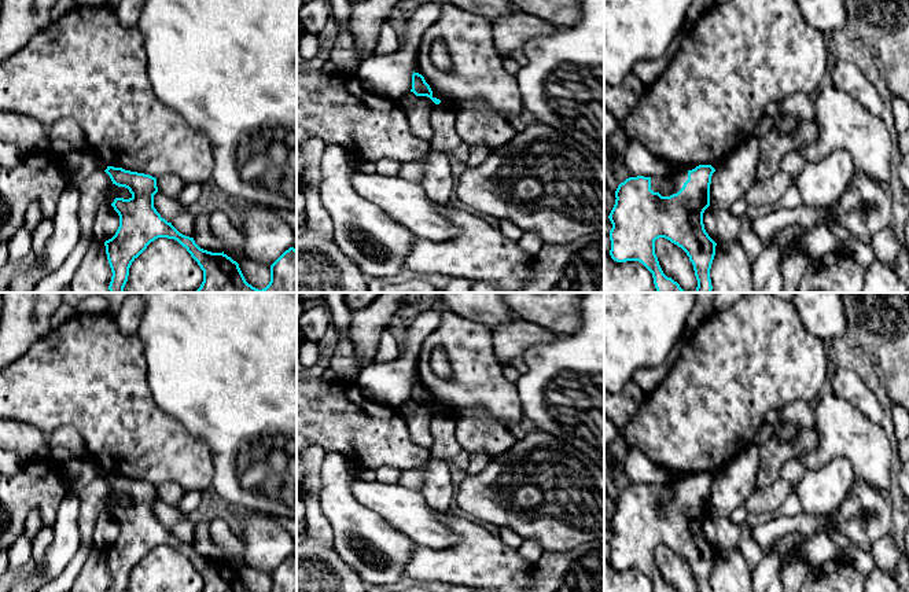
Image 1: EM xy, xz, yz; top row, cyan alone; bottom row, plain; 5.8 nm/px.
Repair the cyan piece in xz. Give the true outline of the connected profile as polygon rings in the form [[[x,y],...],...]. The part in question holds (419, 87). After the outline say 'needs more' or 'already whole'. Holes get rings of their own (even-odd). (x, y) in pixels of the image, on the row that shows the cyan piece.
[[[419,73],[412,74],[412,89],[416,96],[427,96],[430,98],[435,104],[439,104],[441,100],[433,96],[433,91],[430,85],[426,82],[424,77]]] | already whole

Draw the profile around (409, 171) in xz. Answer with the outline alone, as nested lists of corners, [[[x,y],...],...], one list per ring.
[[[402,162],[400,176],[422,184],[424,177],[424,166],[419,162]]]

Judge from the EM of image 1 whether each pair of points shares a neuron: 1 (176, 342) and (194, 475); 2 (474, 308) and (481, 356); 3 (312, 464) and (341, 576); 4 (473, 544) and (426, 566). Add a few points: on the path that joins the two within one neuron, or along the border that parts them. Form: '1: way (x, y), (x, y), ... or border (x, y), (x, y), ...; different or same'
1: border (162, 412), (173, 416), (212, 453); different
2: border (446, 308), (492, 328); different
3: way (312, 492), (312, 508), (319, 526), (319, 548); same
4: way (462, 555), (452, 565), (437, 565); same

